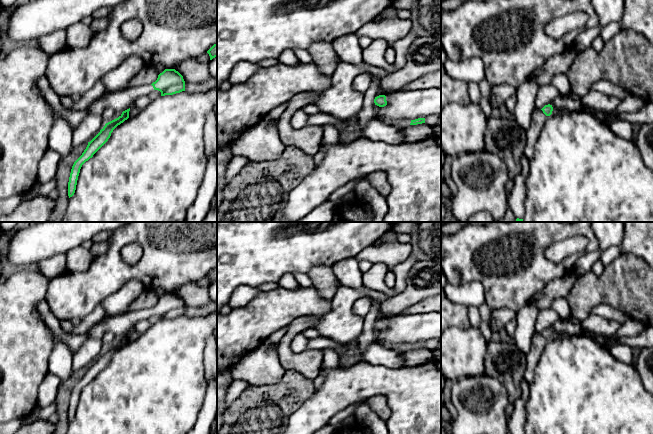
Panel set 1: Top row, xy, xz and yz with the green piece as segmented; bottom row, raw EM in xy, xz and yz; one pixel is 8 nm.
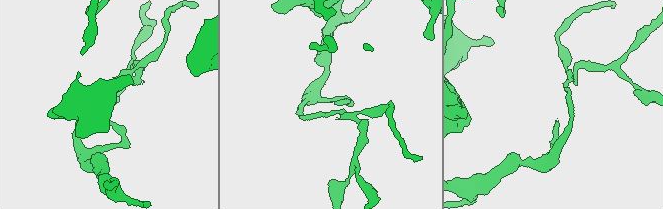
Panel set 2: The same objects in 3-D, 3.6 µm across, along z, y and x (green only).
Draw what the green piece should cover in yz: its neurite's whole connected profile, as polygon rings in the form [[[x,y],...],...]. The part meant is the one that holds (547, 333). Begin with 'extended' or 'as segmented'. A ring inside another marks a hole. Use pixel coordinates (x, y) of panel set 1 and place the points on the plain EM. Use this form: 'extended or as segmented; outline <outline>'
extended; outline [[[552,308],[540,310],[535,324],[535,332],[541,333],[546,340],[550,340],[553,335],[550,327],[559,319],[559,315]]]

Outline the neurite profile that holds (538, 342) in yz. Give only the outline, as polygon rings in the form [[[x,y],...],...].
[[[534,333],[531,340],[531,347],[527,357],[527,368],[524,374],[524,379],[530,385],[534,379],[535,369],[537,367],[538,359],[542,354],[547,340],[541,333]]]

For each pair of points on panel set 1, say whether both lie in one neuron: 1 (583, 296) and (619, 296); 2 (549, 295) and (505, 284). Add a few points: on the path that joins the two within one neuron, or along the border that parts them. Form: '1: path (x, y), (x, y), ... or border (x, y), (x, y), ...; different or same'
1: path (592, 296), (610, 296); same
2: border (558, 278), (550, 281), (535, 293), (529, 301); different

